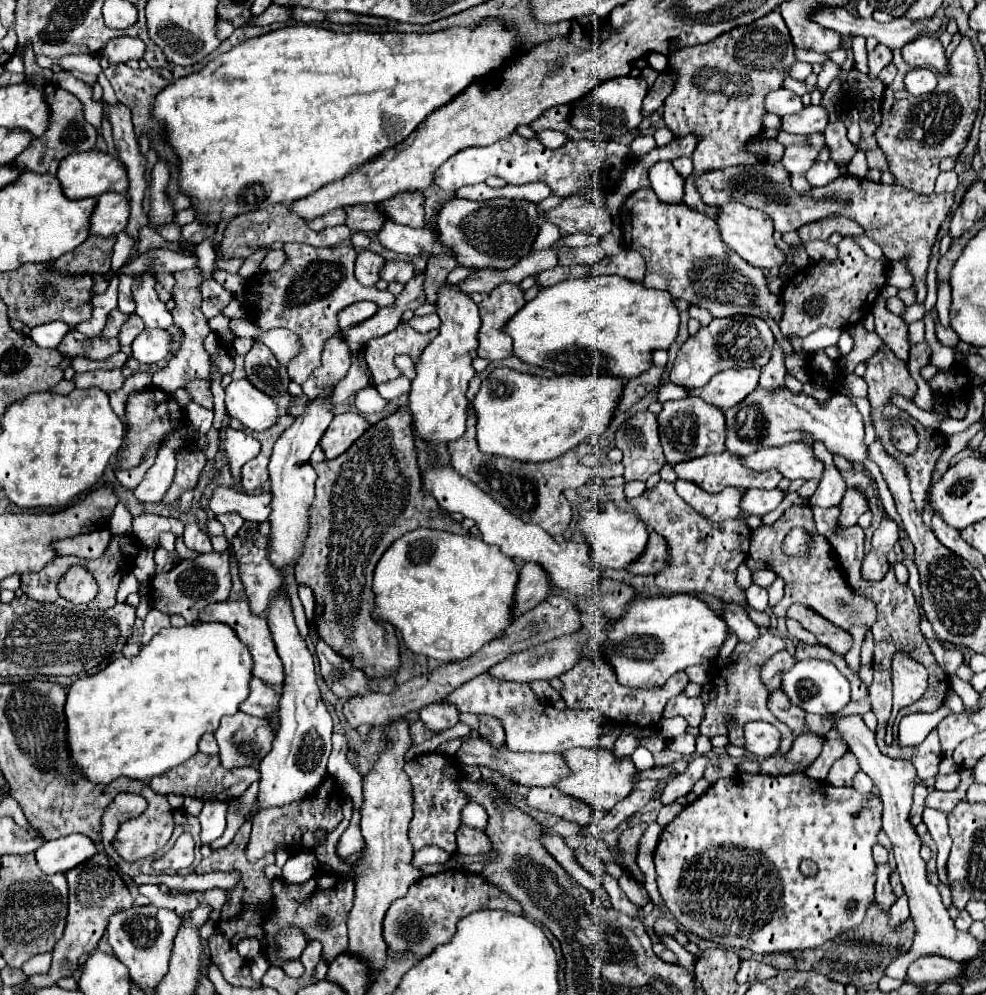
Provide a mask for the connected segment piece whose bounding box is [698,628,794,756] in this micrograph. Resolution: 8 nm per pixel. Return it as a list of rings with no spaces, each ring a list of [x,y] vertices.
[[[760,628],[760,638],[758,638],[756,642],[752,642],[752,644],[738,644],[738,646],[736,646],[736,650],[734,650],[734,654],[732,654],[734,666],[730,666],[730,672],[728,672],[726,678],[724,678],[726,684],[722,684],[722,688],[718,688],[720,694],[706,706],[706,716],[704,716],[702,724],[698,726],[700,734],[704,734],[704,736],[708,736],[708,738],[712,738],[712,736],[716,736],[716,734],[724,734],[724,736],[726,736],[726,734],[728,734],[728,722],[730,722],[730,720],[734,720],[734,722],[738,722],[738,724],[748,722],[748,720],[764,720],[764,722],[774,724],[774,726],[780,730],[780,734],[782,734],[782,746],[780,746],[780,750],[778,750],[778,756],[784,756],[784,754],[790,750],[790,746],[792,746],[792,742],[794,742],[794,736],[790,734],[790,728],[788,728],[786,724],[780,724],[780,722],[770,714],[770,710],[766,708],[768,686],[766,686],[766,684],[762,682],[762,678],[760,678],[760,670],[762,670],[764,662],[768,662],[776,652],[780,652],[780,650],[784,650],[784,648],[786,648],[784,638],[770,634],[766,628]]]

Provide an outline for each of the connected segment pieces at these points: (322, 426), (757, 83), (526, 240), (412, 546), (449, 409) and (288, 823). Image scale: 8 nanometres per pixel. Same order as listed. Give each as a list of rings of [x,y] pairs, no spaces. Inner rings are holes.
[[[334,390],[330,394],[322,394],[322,398],[308,400],[304,412],[294,420],[290,428],[282,432],[282,436],[274,444],[274,452],[270,458],[270,486],[272,486],[272,514],[270,514],[270,526],[272,526],[272,544],[270,544],[270,560],[276,568],[284,570],[286,564],[296,564],[304,538],[308,536],[308,506],[314,500],[314,482],[316,472],[310,464],[310,454],[318,446],[322,434],[330,426],[334,418],[334,404],[332,404]]]
[[[778,10],[766,14],[766,18],[758,18],[758,22],[720,34],[708,44],[674,48],[668,54],[668,74],[674,78],[674,90],[666,98],[664,122],[674,136],[698,136],[698,148],[692,154],[694,174],[684,184],[684,202],[690,208],[702,210],[702,214],[710,214],[714,220],[718,218],[718,208],[706,206],[698,188],[694,188],[694,178],[698,178],[698,174],[764,162],[758,154],[748,152],[746,144],[762,134],[762,120],[766,116],[762,102],[770,90],[782,88],[794,60],[794,42]]]
[[[452,198],[440,210],[436,222],[440,240],[458,252],[458,264],[468,268],[506,270],[530,252],[540,220],[536,204],[526,200],[492,198],[484,202],[472,202],[464,198]]]
[[[412,530],[386,550],[374,570],[376,608],[374,618],[386,620],[402,632],[404,644],[442,664],[466,660],[484,644],[504,638],[514,616],[514,592],[518,584],[518,568],[512,558],[506,558],[498,546],[490,546],[474,536],[462,536],[438,530]]]
[[[444,286],[438,292],[438,310],[440,316],[440,334],[424,348],[422,356],[416,362],[416,378],[410,386],[410,410],[414,416],[414,430],[416,436],[422,438],[426,444],[446,444],[462,438],[466,430],[466,390],[468,380],[474,374],[472,360],[476,358],[478,348],[478,330],[480,330],[480,316],[478,306],[466,294],[458,292],[454,286]]]
[[[328,776],[322,782],[322,786],[312,796],[308,796],[306,800],[258,812],[252,818],[252,834],[250,834],[250,840],[248,840],[246,858],[250,862],[260,860],[262,854],[272,852],[278,842],[284,844],[290,850],[310,850],[310,846],[312,846],[312,832],[316,828],[324,828],[326,832],[332,832],[342,822],[340,798],[342,798],[342,788],[334,782],[334,778]]]

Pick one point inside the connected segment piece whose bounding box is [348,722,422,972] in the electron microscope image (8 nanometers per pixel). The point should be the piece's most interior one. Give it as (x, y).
(383, 875)

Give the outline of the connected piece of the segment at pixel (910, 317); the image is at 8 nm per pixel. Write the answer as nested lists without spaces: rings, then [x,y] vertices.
[[[916,302],[916,304],[908,306],[908,310],[902,314],[902,318],[904,318],[906,324],[912,324],[912,322],[924,318],[924,312],[926,312],[926,310],[924,310],[924,302]]]

